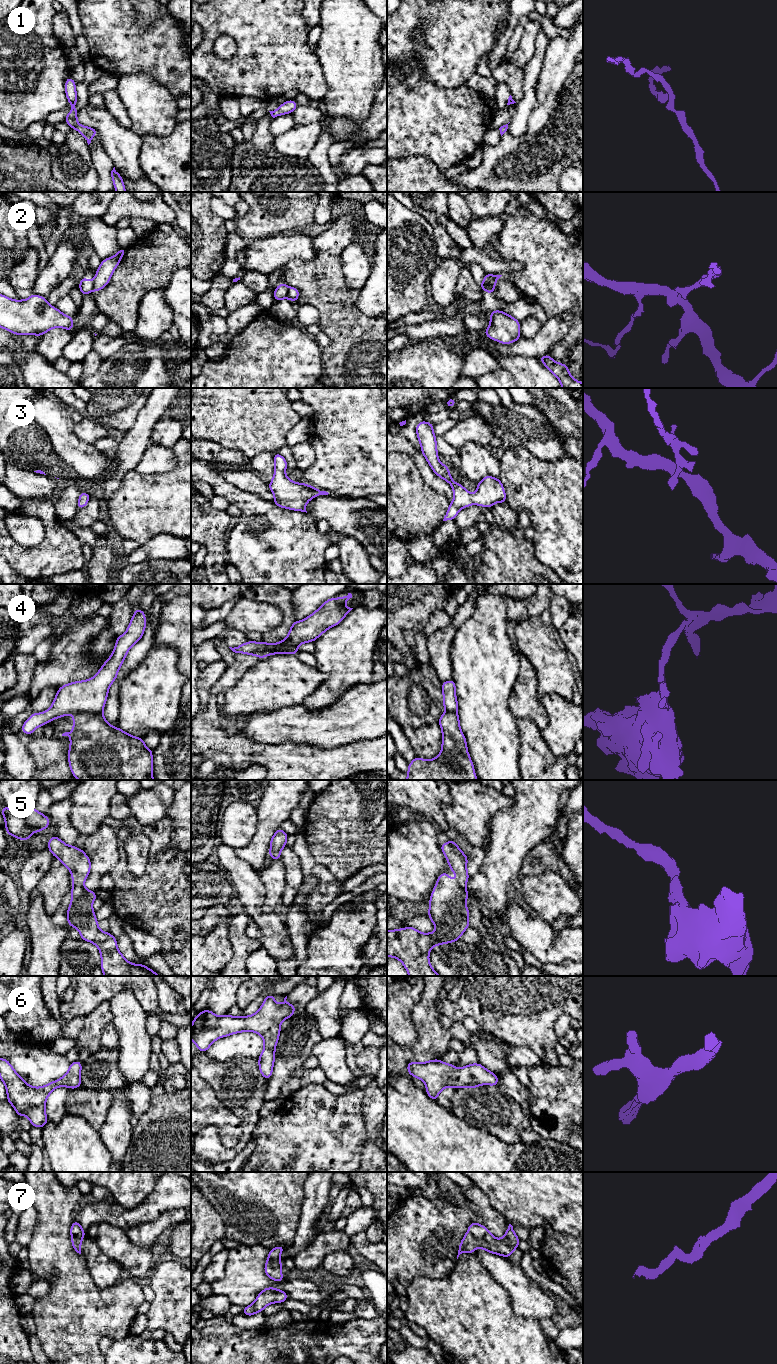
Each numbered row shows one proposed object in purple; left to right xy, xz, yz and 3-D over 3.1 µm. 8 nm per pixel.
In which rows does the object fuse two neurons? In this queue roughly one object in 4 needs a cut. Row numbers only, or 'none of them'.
2, 4

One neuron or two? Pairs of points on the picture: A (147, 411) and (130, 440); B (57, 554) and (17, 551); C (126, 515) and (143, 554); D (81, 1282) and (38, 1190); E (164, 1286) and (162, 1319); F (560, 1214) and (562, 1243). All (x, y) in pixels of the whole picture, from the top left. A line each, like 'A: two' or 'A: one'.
A: one
B: one
C: two
D: one
E: one
F: two

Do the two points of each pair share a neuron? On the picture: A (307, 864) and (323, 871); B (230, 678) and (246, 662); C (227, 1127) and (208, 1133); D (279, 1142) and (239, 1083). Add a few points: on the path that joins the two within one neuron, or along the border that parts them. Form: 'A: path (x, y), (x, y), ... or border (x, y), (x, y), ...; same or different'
A: path (311, 867), (319, 870); same
B: path (234, 674), (242, 666); same
C: border (201, 1128), (214, 1125), (228, 1147), (239, 1139); different
D: border (260, 1118), (251, 1136); different

